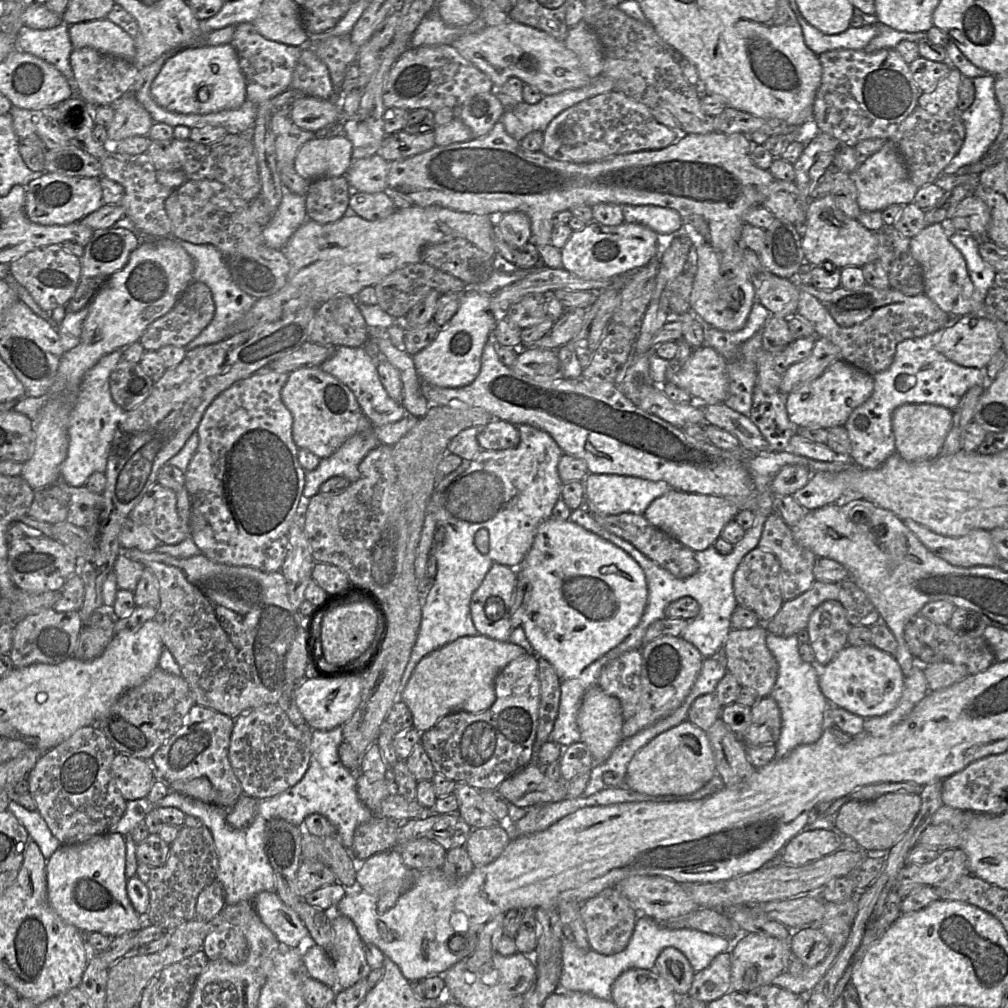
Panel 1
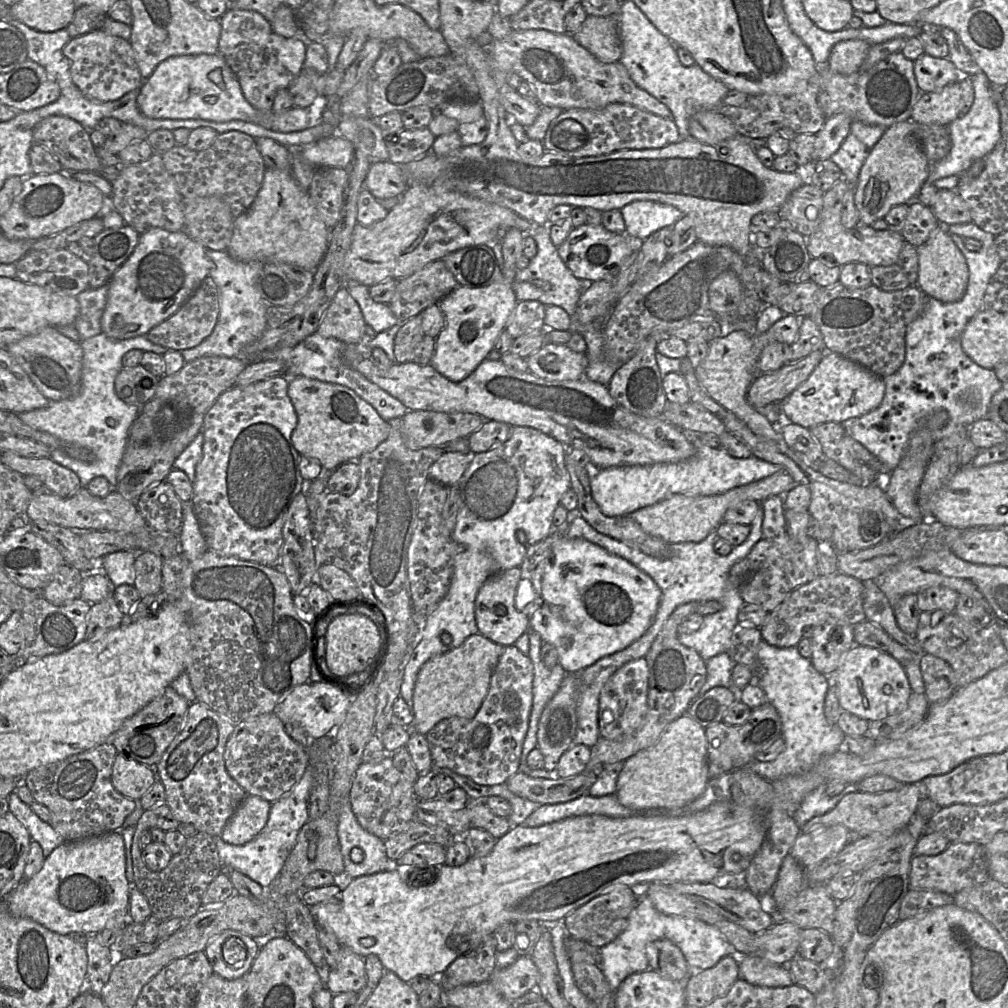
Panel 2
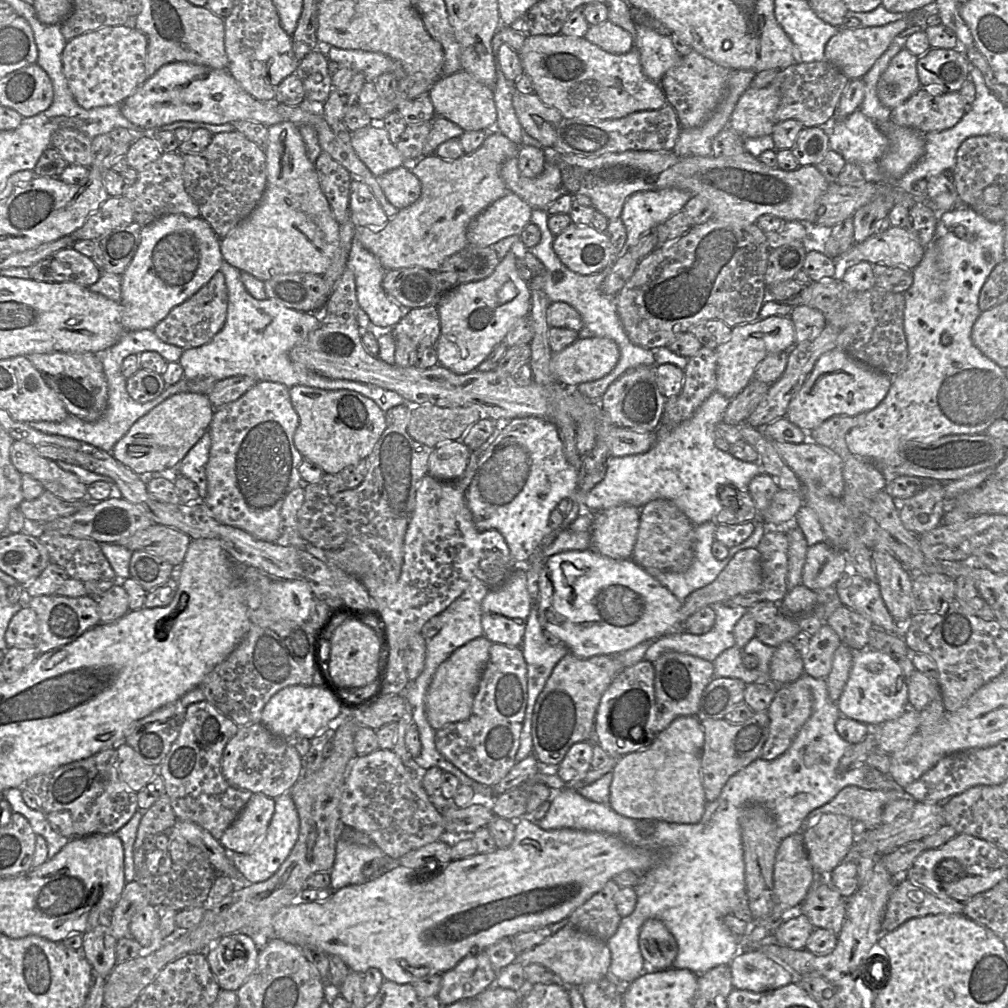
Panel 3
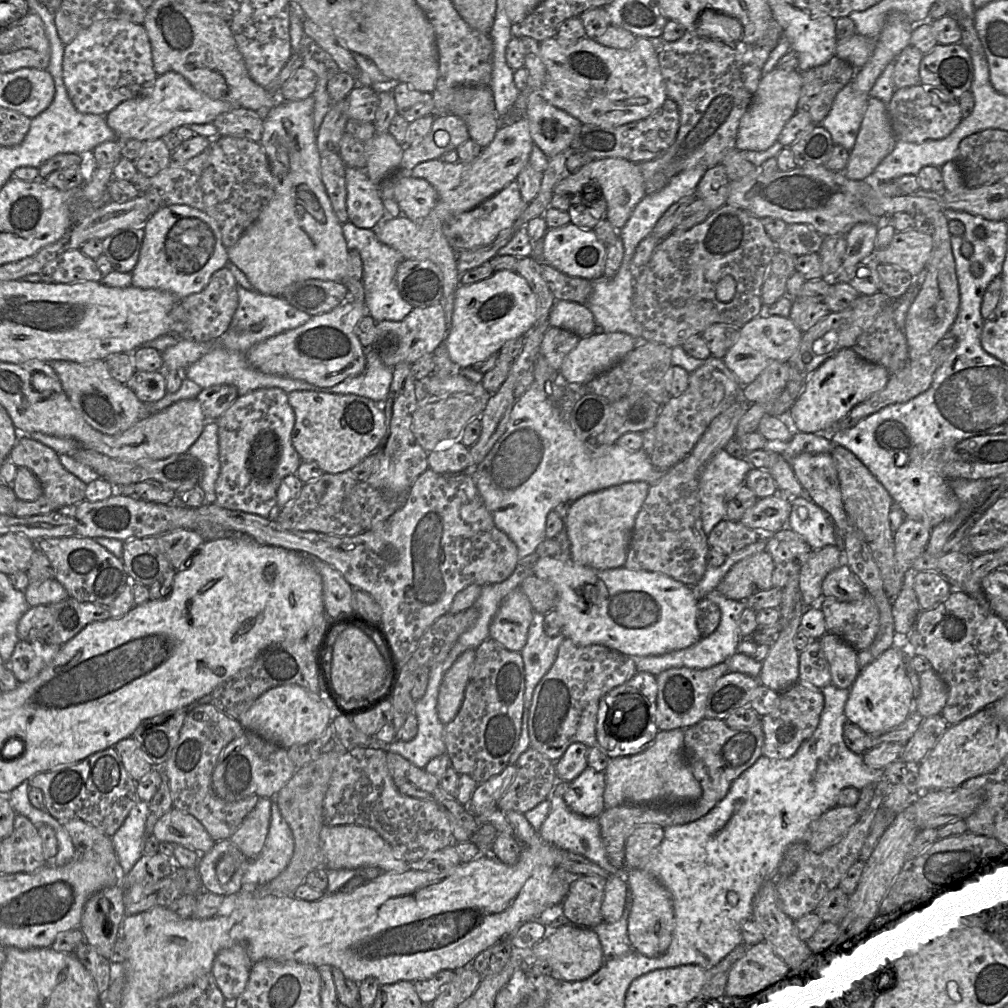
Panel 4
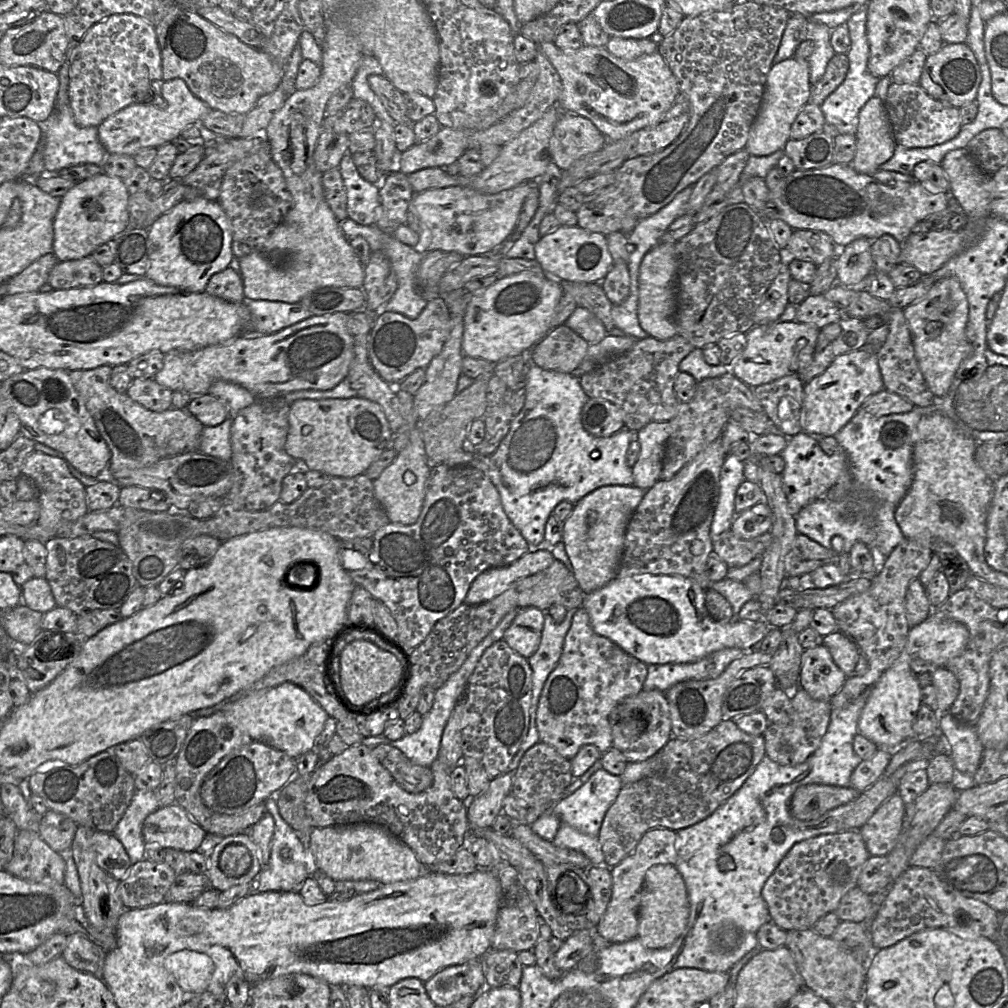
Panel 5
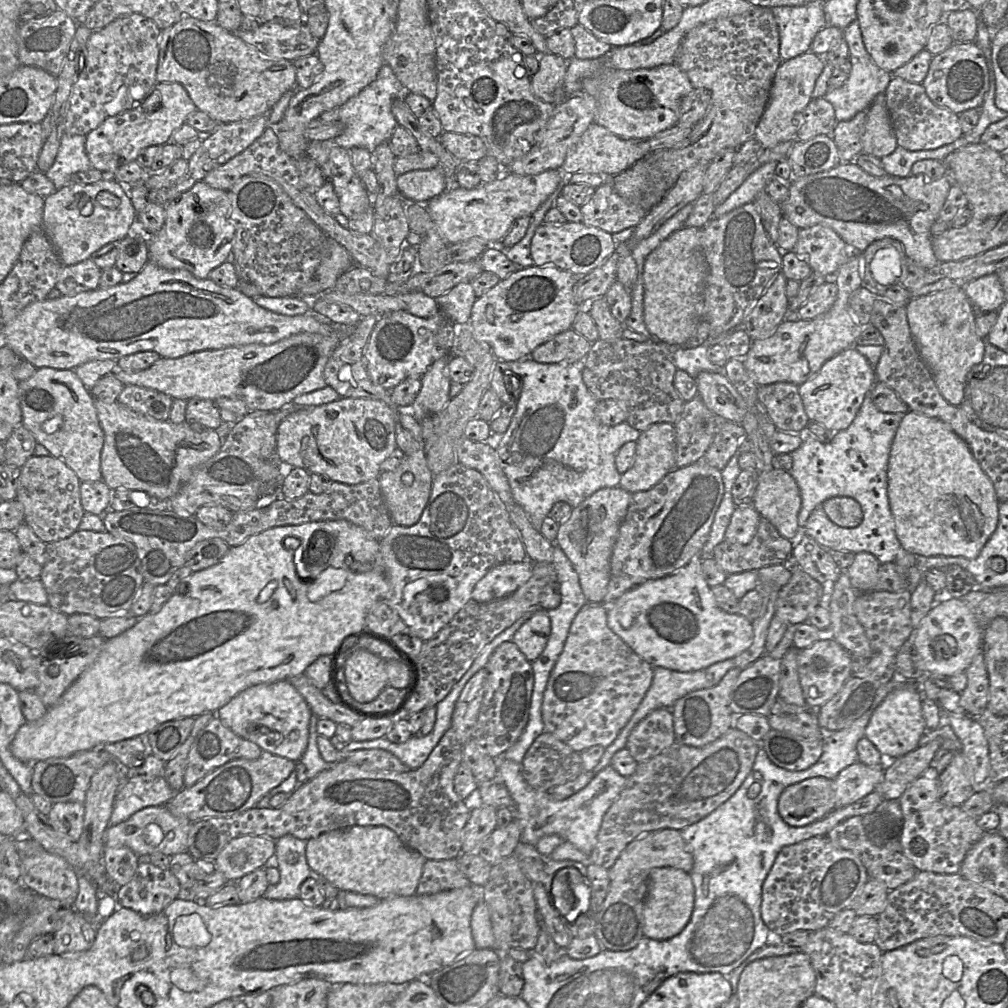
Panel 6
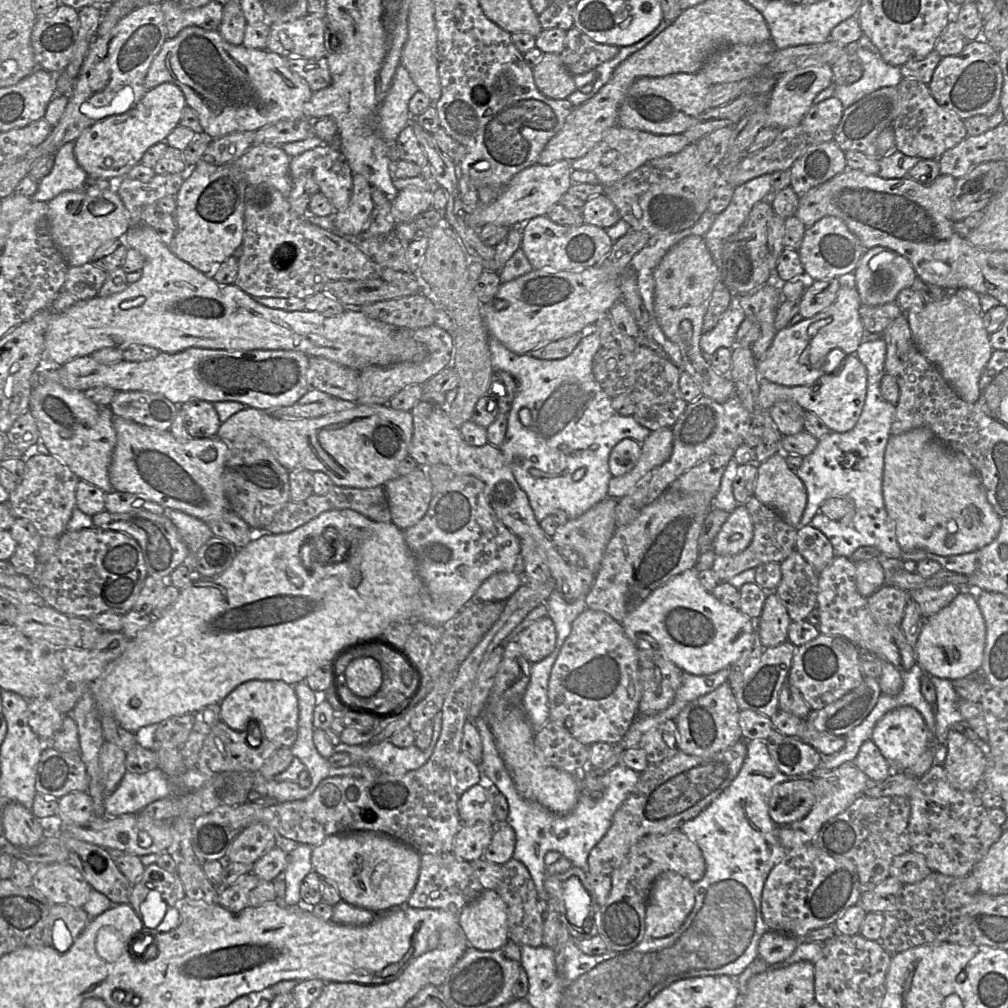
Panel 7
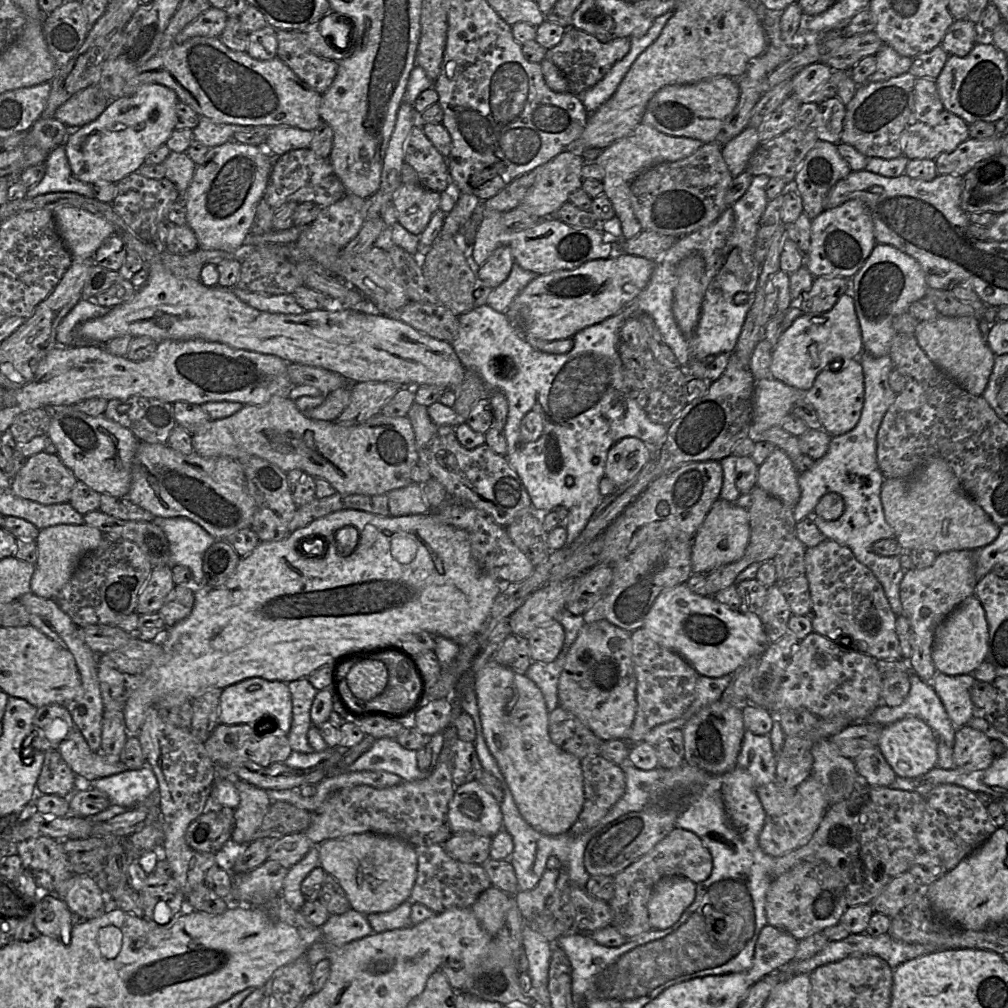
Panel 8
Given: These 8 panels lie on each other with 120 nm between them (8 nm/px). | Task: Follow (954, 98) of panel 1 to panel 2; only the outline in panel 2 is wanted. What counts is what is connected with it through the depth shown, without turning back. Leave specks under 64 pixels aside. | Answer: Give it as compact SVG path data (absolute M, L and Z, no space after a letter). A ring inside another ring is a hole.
M959 81L939 91L921 93L913 107L910 120L919 124L948 126L959 117L961 96Z

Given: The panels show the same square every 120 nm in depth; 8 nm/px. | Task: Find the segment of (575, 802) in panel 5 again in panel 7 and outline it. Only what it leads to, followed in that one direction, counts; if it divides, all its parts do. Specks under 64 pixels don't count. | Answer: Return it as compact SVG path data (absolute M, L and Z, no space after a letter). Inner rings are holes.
M484 715L478 716L473 720L473 722L477 727L482 740L482 759L480 762L480 768L483 777L490 784L491 787L499 790L506 797L508 802L509 811L505 823L509 824L513 828L516 836L516 844L512 857L525 865L533 879L539 899L547 901L549 899L549 895L544 888L544 880L547 875L546 874L547 866L545 865L544 862L544 857L546 853L548 851L559 852L563 857L571 861L572 866L578 867L587 873L589 867L588 856L590 851L606 834L607 830L609 829L612 823L614 813L621 805L621 803L626 799L626 797L635 788L639 780L640 773L619 763L618 765L613 767L609 772L603 775L604 792L600 799L597 800L592 799L587 794L583 793L582 788L580 787L578 802L574 809L570 813L564 815L556 814L534 801L524 799L518 793L512 780L512 777L504 763L504 760L500 755L499 750L497 749L493 734L488 726L485 716Z

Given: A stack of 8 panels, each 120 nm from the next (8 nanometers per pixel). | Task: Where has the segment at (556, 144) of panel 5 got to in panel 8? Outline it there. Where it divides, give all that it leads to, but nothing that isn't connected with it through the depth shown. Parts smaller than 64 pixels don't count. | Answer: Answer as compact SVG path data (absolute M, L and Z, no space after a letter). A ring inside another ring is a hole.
M640 123L635 130L615 141L602 150L601 154L593 161L604 170L604 194L611 201L615 214L621 222L623 237L630 239L642 231L641 224L637 220L631 204L631 183L646 169L665 162L675 162L689 157L704 143L697 139L687 137L675 137L664 134L654 127Z

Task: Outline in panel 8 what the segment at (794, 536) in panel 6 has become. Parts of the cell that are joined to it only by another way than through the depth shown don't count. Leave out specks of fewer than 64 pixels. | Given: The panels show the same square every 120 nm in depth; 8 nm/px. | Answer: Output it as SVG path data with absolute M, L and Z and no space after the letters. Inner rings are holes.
M776 447L758 466L757 486L794 509L801 496L798 475L794 462Z

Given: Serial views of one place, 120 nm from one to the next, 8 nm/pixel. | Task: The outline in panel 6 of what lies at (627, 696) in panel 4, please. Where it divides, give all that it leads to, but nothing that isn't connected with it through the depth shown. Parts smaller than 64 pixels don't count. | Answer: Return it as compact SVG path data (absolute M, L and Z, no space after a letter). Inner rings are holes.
M671 709L654 710L631 731L625 748L638 762L644 762L660 754L675 743Z

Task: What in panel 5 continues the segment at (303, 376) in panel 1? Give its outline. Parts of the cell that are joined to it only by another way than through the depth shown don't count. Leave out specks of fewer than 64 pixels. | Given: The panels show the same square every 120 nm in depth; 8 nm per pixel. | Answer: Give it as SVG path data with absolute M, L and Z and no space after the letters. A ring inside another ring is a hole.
M358 396L347 399L300 399L290 404L289 429L285 451L298 461L298 467L323 472L330 477L351 478L364 474L371 463L391 447L393 433L381 406Z

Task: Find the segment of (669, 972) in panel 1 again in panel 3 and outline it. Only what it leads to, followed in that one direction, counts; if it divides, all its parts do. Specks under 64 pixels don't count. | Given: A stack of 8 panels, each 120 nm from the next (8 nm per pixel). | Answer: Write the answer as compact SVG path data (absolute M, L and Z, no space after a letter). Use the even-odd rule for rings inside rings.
M648 919L639 933L640 951L646 967L659 971L672 968L678 946L675 938L658 919Z

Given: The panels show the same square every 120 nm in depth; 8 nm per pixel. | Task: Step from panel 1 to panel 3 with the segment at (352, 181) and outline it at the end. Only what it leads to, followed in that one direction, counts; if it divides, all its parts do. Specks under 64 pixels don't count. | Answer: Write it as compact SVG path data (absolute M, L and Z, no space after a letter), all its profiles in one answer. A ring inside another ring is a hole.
M402 165L377 177L387 200L398 210L413 204L421 195L421 183L413 172Z

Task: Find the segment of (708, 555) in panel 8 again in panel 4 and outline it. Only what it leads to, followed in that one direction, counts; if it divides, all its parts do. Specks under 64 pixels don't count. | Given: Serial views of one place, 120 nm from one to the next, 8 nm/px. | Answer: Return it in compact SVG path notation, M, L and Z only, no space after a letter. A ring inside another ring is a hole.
M776 493L758 499L742 516L740 522L744 526L755 530L761 536L772 535L786 527L791 507L790 499Z

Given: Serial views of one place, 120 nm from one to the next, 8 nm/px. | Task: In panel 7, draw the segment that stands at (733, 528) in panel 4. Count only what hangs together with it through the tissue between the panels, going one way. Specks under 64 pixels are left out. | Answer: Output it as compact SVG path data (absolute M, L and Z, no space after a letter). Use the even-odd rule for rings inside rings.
M752 496L745 506L753 523L753 539L739 554L716 556L710 569L720 582L728 582L736 575L765 563L781 563L795 550L798 531L796 527L789 525L777 511L760 502L755 496Z

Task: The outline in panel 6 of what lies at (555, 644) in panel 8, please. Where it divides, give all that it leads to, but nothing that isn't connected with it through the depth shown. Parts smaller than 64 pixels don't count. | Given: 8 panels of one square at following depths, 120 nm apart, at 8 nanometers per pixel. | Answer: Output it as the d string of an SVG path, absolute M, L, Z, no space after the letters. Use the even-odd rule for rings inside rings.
M538 608L515 632L512 642L529 662L533 662L545 649L550 633L550 619L544 609Z

